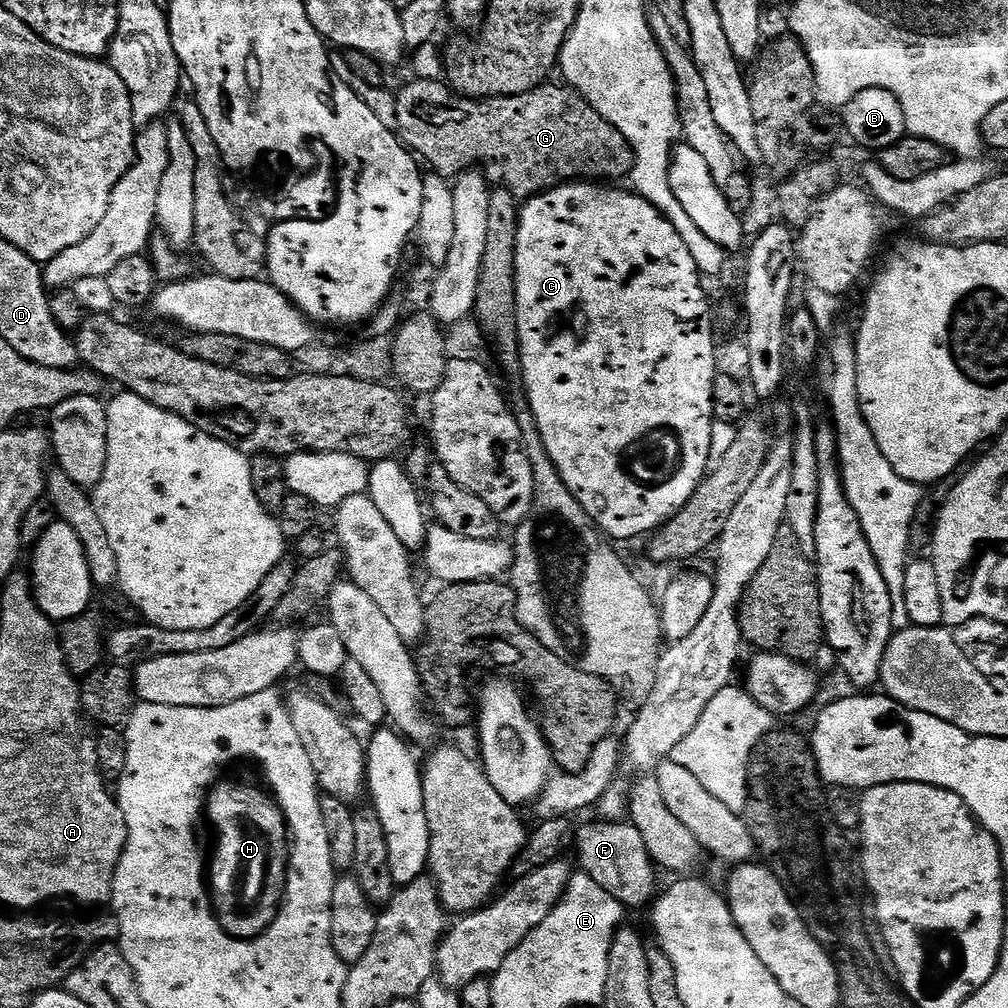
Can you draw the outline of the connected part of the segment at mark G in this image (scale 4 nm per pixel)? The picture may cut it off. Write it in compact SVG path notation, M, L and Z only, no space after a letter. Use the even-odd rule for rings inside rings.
M413 79L411 83L395 93L398 118L394 131L401 144L425 165L428 163L435 175L455 178L466 166L479 166L488 177L489 185L505 188L517 198L527 198L547 188L556 188L562 182L620 182L631 173L632 147L618 129L610 126L610 122L571 86L545 82L526 94L474 100L457 96L440 80Z

